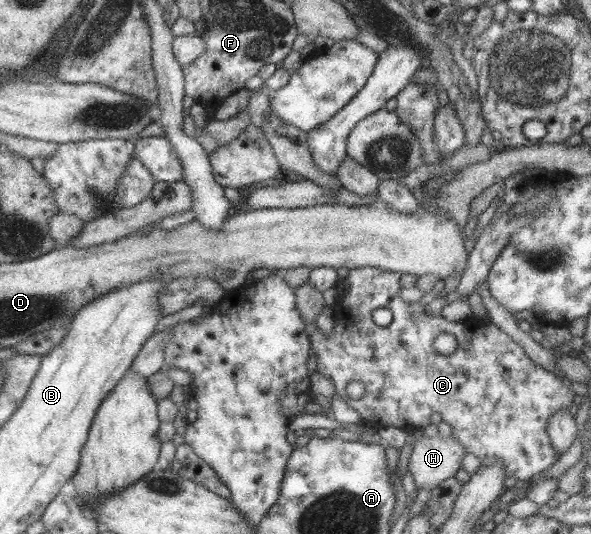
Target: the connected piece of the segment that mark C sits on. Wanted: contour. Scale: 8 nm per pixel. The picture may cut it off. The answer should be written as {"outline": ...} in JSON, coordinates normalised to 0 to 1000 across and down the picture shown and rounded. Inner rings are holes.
{"outline":[[[606,500],[579,513],[587,521],[587,551],[570,551],[567,560],[563,625],[552,631],[535,614],[525,629],[526,657],[536,672],[535,697],[560,712],[569,740],[604,770],[618,794],[635,801],[665,796],[680,805],[701,805],[726,794],[729,773],[743,773],[745,788],[763,798],[766,820],[780,830],[787,848],[809,856],[814,873],[841,863],[851,869],[860,904],[912,893],[912,886],[944,863],[949,848],[936,841],[922,798],[932,773],[961,764],[970,755],[971,740],[949,710],[904,682],[880,646],[827,601],[817,605],[812,597],[797,597],[763,603],[743,588],[724,588],[721,571],[706,562],[682,566],[675,556],[679,534],[672,509]],[[641,575],[655,575],[663,586],[663,599],[651,612],[638,610],[628,599],[628,582]],[[743,624],[770,631],[770,659],[746,665],[733,654],[733,635]],[[596,713],[618,723],[618,736],[606,747],[594,747],[584,738],[585,721]]]}

